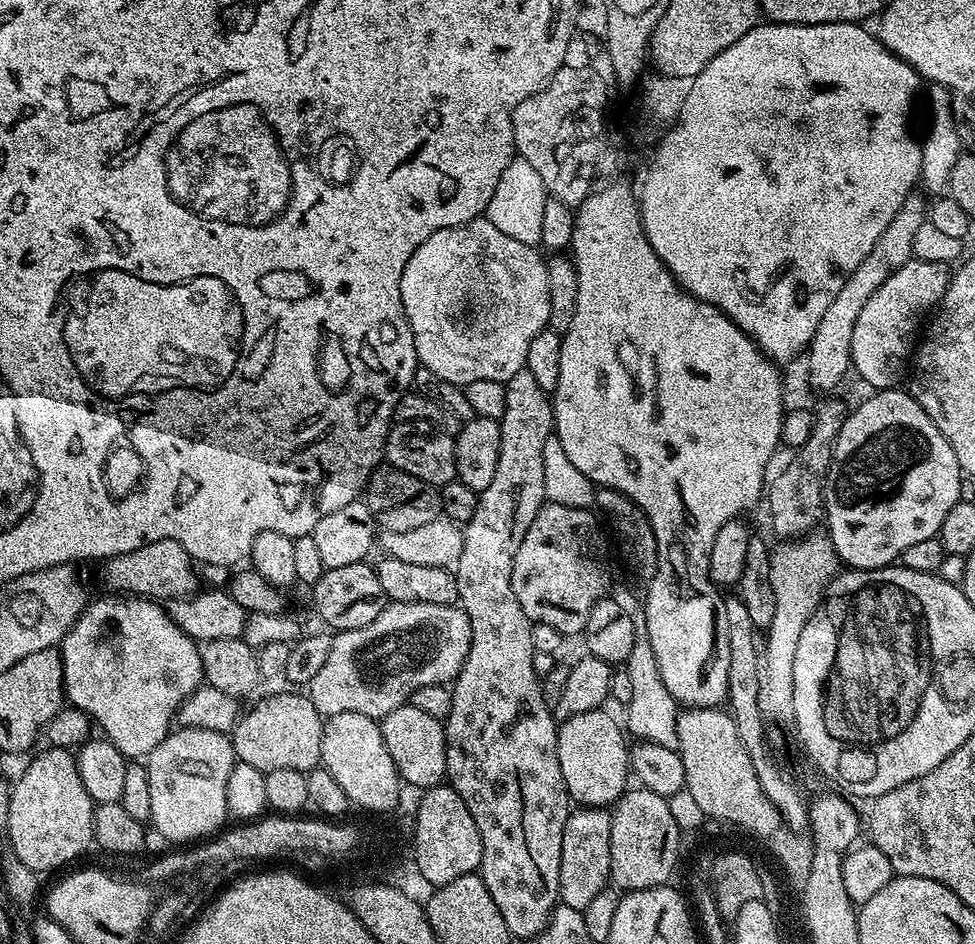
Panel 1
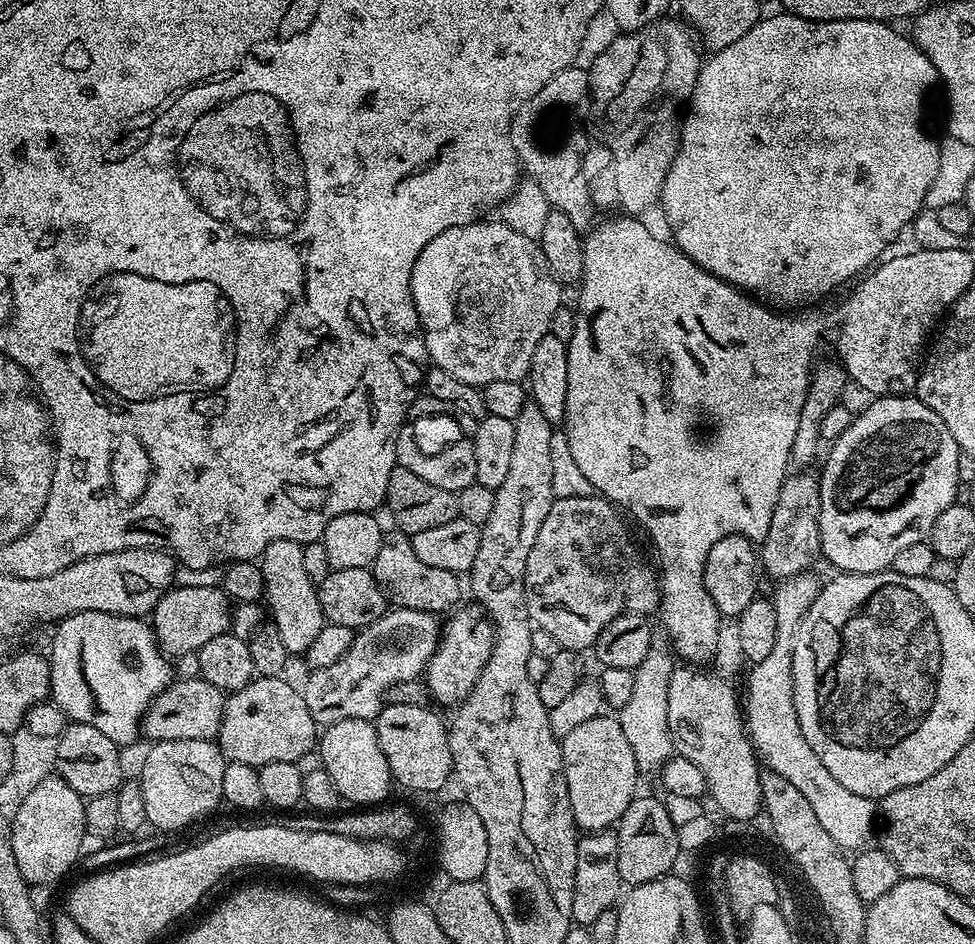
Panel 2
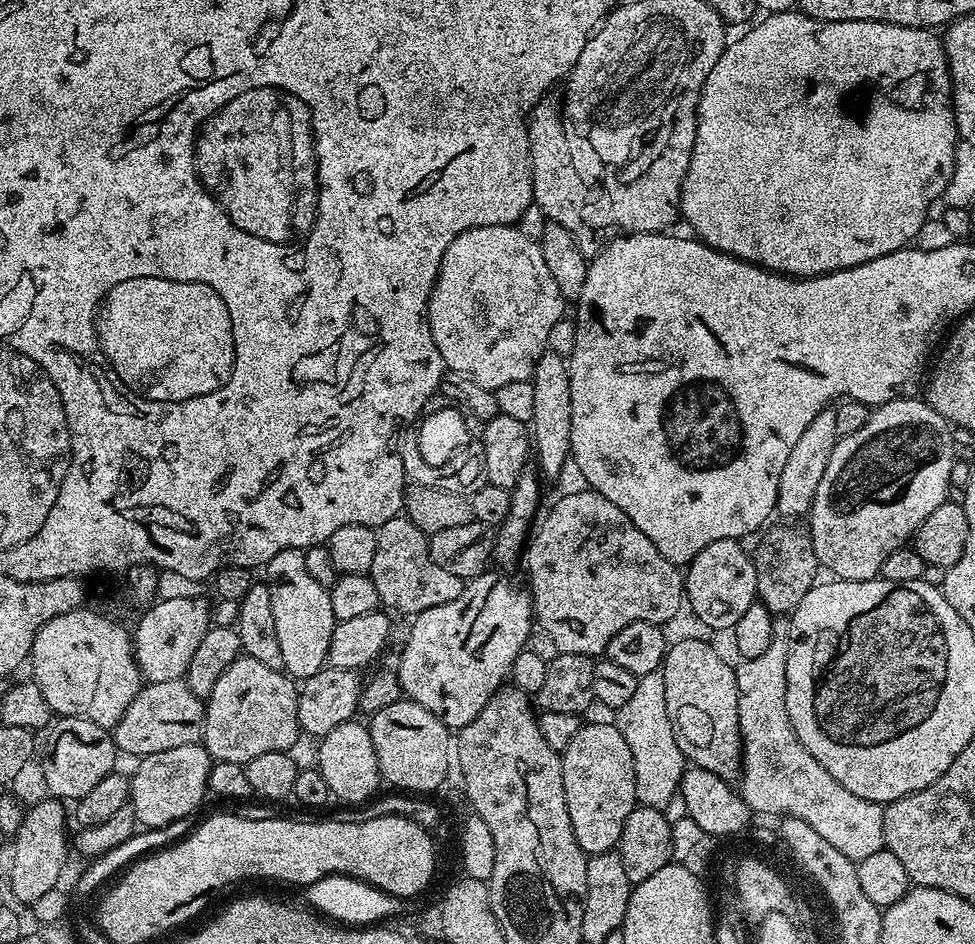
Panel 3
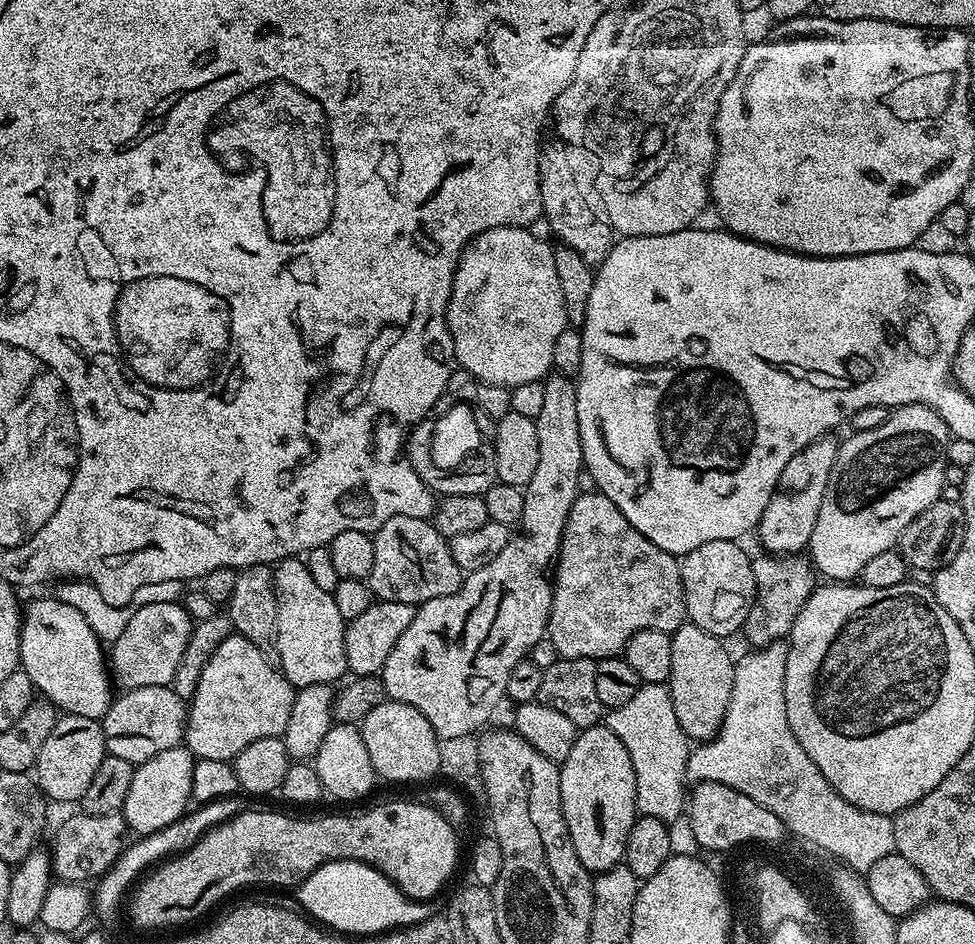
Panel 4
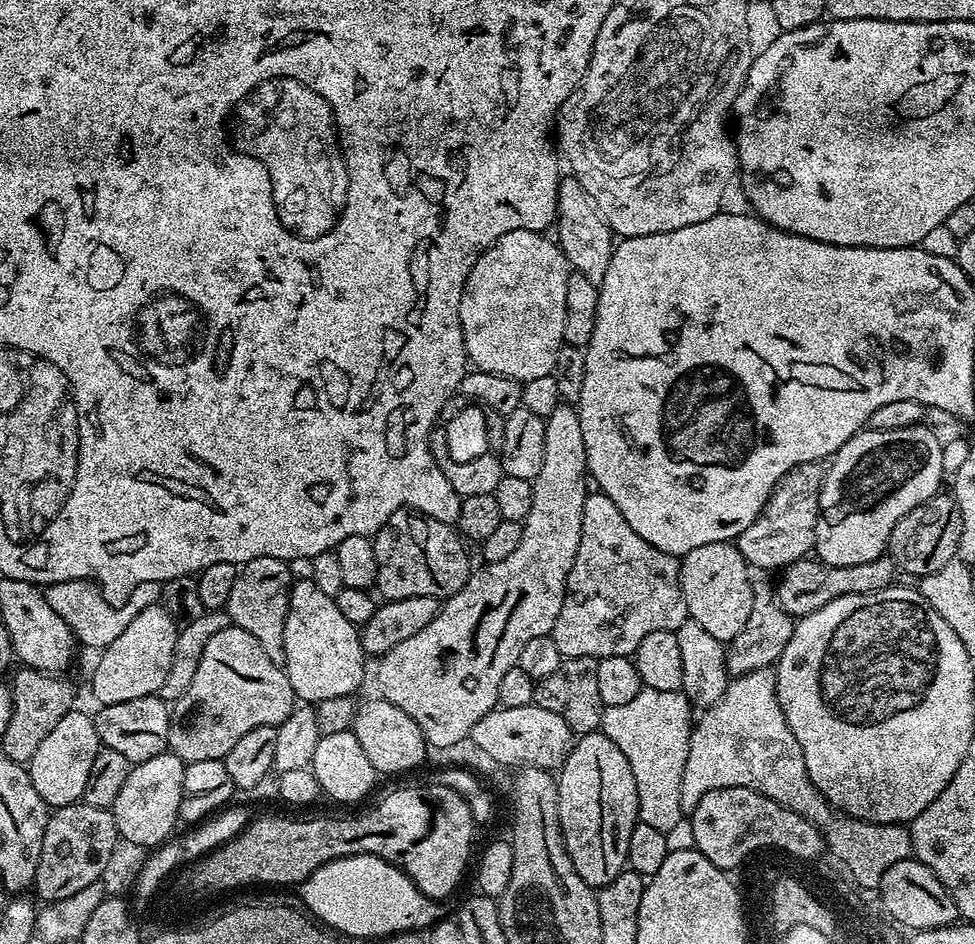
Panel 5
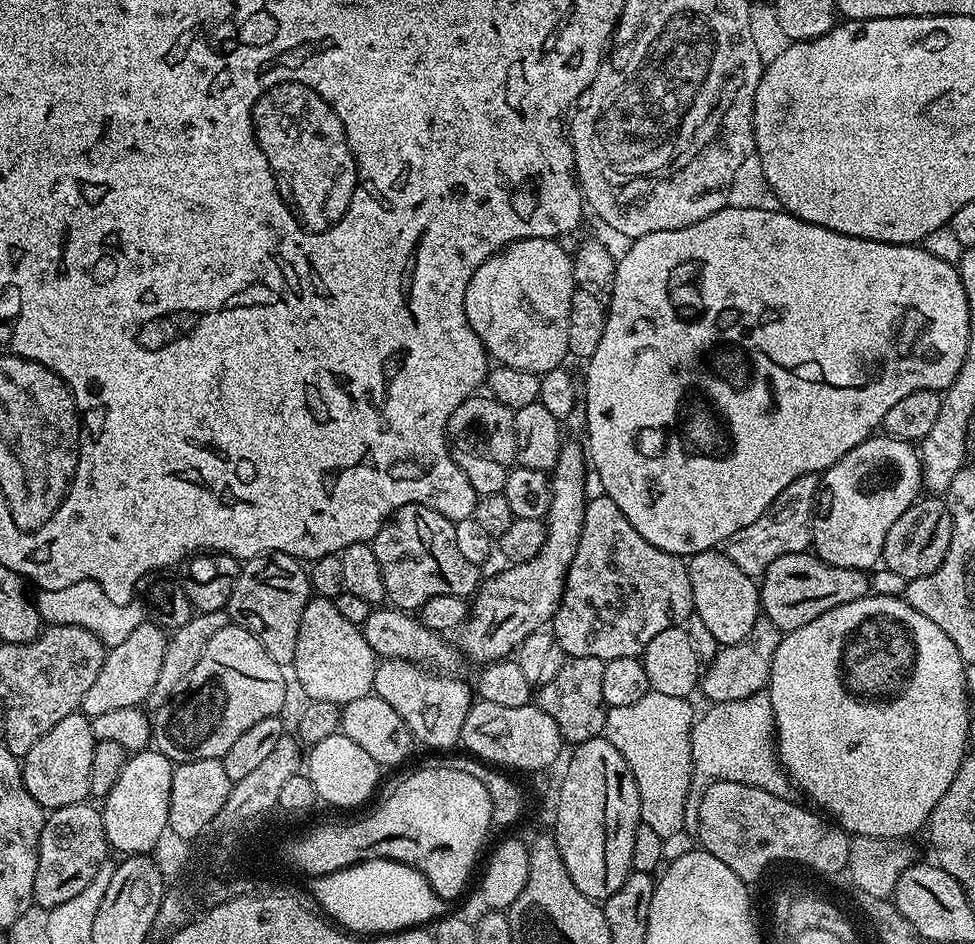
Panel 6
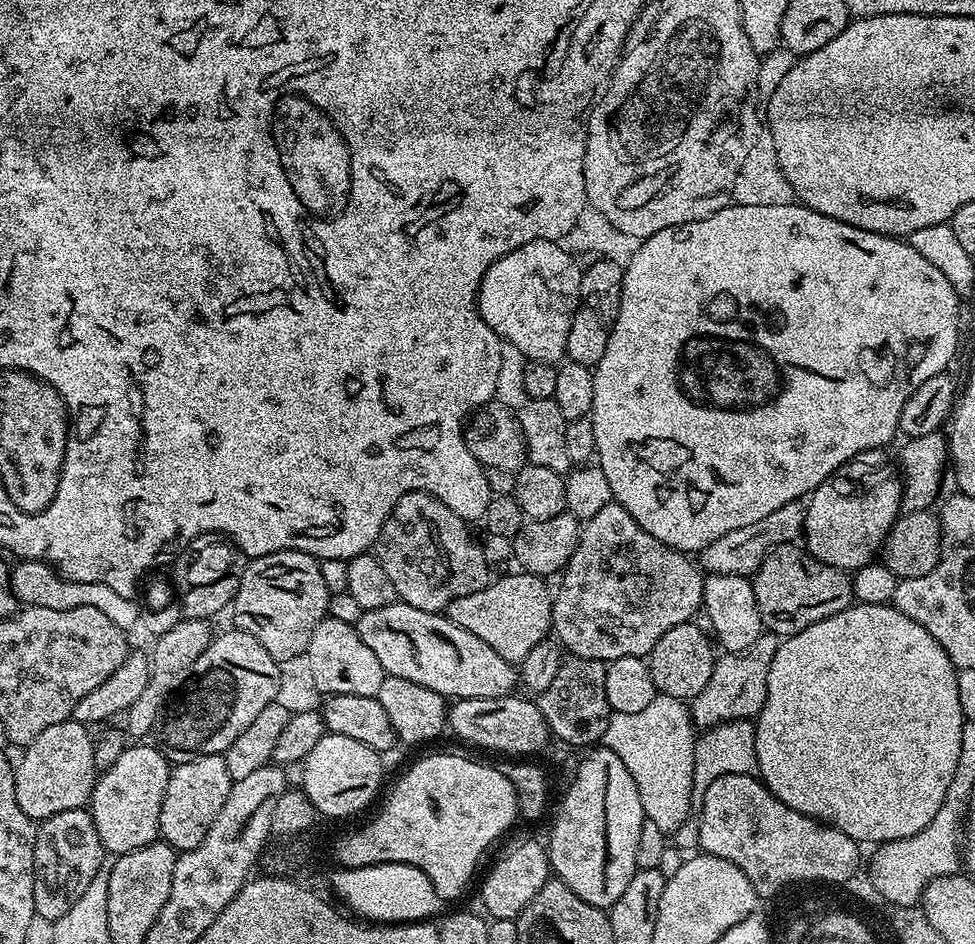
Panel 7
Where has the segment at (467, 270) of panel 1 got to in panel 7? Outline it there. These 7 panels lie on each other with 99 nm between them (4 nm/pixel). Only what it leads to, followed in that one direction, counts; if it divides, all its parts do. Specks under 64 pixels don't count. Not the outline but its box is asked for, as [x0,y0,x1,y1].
[476,240,581,364]

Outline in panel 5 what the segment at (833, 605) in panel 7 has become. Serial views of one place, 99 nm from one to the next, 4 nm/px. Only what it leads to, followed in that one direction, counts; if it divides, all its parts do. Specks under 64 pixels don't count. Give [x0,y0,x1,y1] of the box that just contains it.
[774,554,898,618]

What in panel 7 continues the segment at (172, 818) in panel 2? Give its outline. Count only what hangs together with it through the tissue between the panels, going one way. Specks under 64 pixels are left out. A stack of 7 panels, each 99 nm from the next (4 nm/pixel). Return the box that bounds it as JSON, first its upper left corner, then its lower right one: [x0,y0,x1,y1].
[92,742,170,854]

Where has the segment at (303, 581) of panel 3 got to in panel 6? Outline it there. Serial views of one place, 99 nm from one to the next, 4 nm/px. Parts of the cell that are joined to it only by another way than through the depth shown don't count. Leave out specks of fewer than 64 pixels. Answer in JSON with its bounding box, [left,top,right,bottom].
[290,596,378,706]

